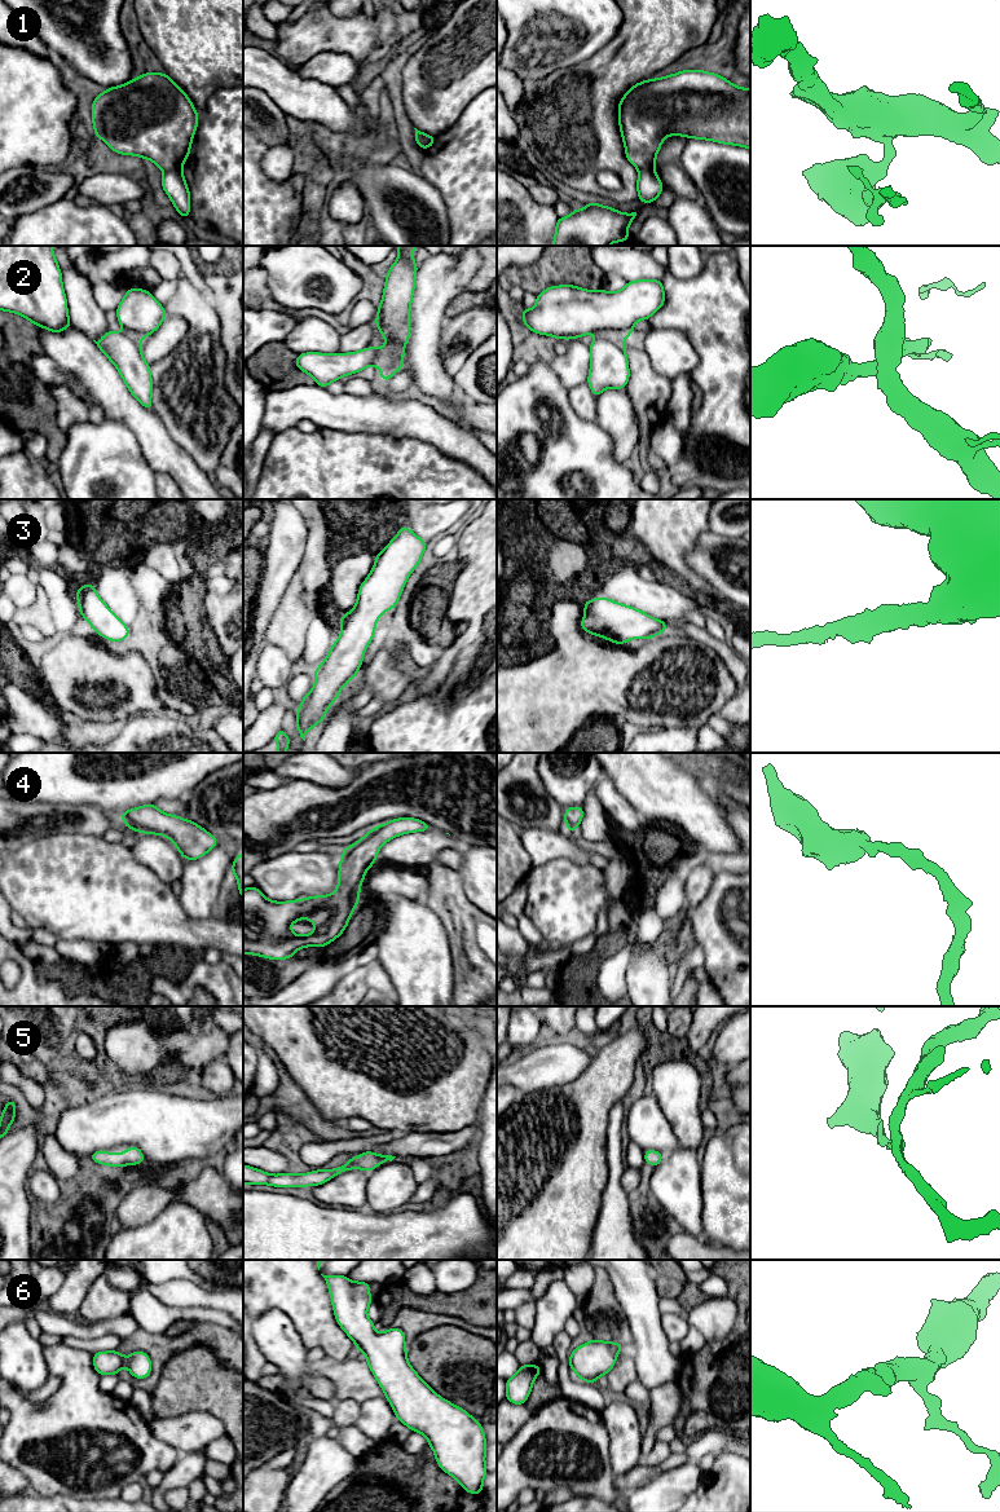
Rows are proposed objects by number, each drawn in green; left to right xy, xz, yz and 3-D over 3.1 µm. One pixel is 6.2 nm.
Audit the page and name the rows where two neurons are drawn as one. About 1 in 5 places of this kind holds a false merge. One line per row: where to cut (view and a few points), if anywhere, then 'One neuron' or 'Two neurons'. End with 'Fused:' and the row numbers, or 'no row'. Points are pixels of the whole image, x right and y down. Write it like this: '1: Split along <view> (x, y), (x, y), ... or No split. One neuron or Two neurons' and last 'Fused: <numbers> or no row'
1: Split along xy (181, 167), (164, 172). Two neurons
2: Split along yz (599, 333), (616, 334), (621, 338). Two neurons
3: No split. One neuron
4: No split. One neuron
5: Split along xy (109, 1154), (102, 1163). Two neurons
6: No split. One neuron
Fused: 1, 2, 5

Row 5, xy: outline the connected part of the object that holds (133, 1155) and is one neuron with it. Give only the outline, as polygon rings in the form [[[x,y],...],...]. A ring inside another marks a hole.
[[[131,1146],[128,1150],[124,1150],[120,1155],[114,1152],[109,1154],[109,1158],[103,1164],[109,1167],[127,1167],[128,1164],[138,1165],[144,1161],[145,1155],[136,1146]]]

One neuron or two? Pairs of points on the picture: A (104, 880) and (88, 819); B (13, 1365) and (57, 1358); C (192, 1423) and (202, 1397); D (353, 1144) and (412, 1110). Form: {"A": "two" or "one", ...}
{"A": "two", "B": "two", "C": "two", "D": "two"}

